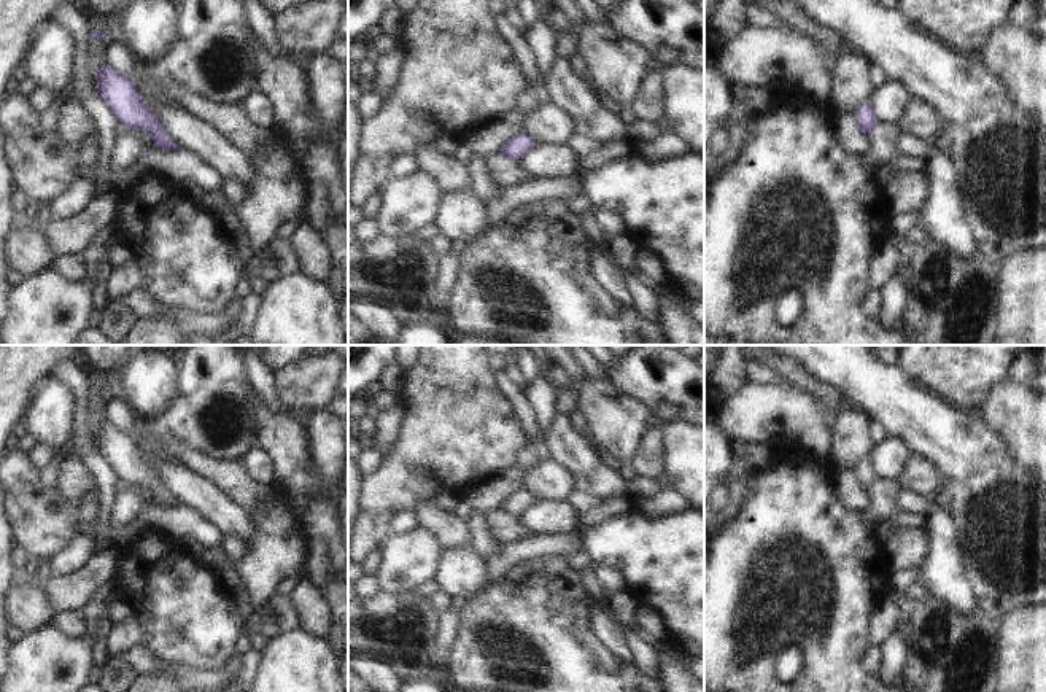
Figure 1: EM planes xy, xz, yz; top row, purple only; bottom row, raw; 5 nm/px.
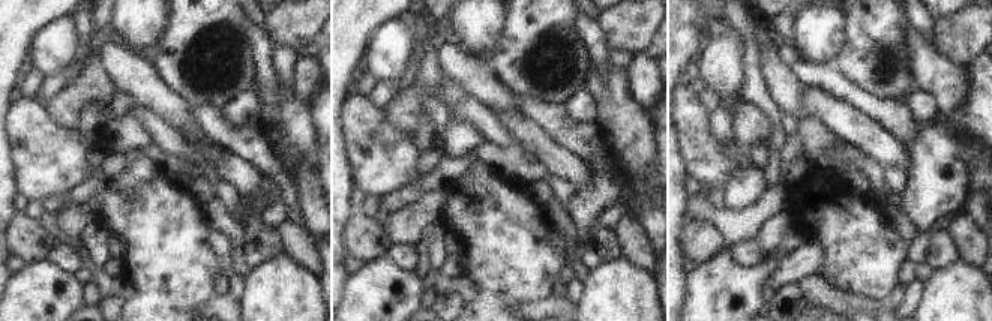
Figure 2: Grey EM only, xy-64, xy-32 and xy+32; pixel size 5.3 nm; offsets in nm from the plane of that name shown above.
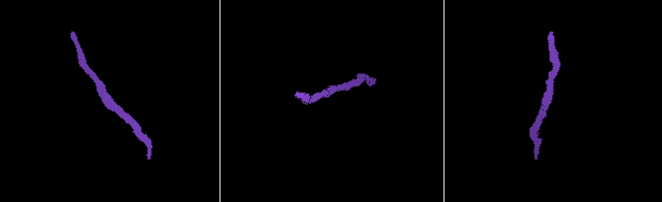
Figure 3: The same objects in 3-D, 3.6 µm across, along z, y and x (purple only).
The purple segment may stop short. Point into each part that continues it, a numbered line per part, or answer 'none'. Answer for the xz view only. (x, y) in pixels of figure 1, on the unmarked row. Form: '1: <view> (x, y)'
none

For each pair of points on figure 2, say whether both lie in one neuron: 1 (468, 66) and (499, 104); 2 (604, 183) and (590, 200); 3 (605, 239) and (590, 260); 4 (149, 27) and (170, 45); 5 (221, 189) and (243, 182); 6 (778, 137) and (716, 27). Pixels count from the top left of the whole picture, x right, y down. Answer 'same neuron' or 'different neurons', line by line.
1: same neuron
2: same neuron
3: same neuron
4: different neurons
5: different neurons
6: different neurons

